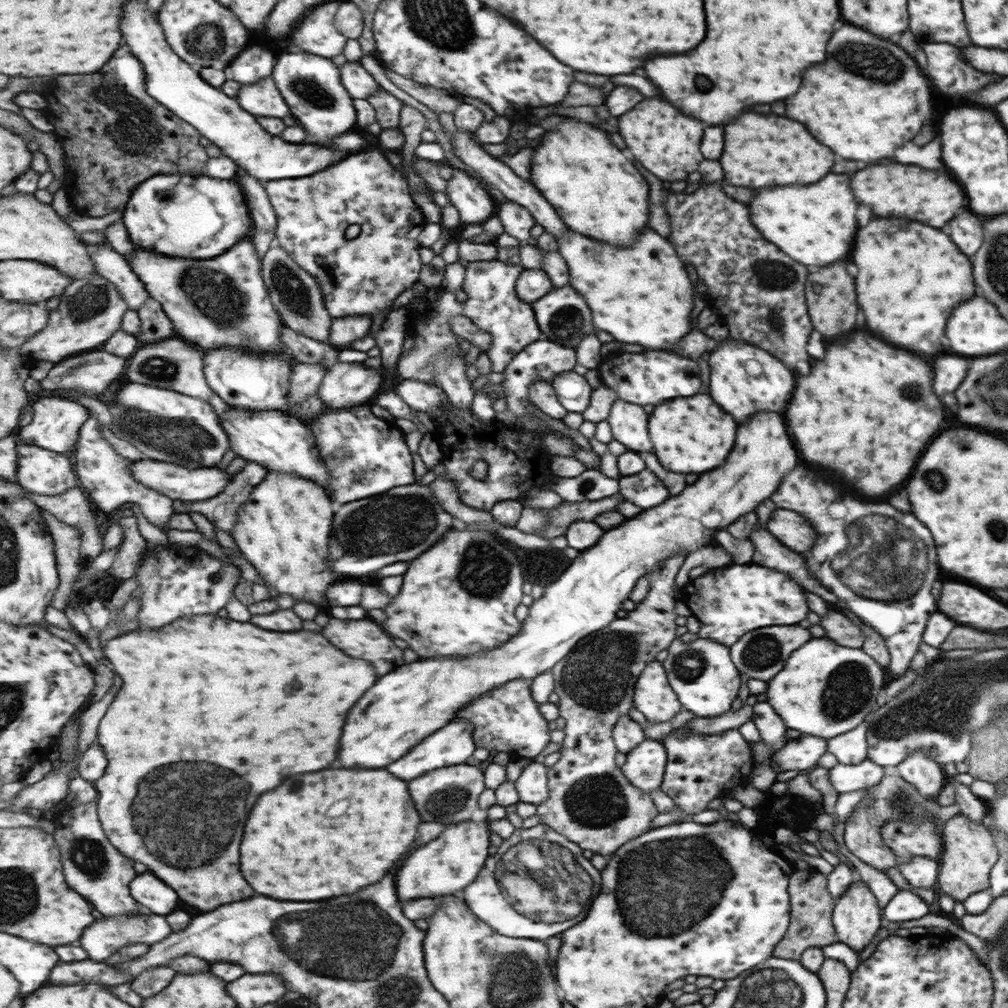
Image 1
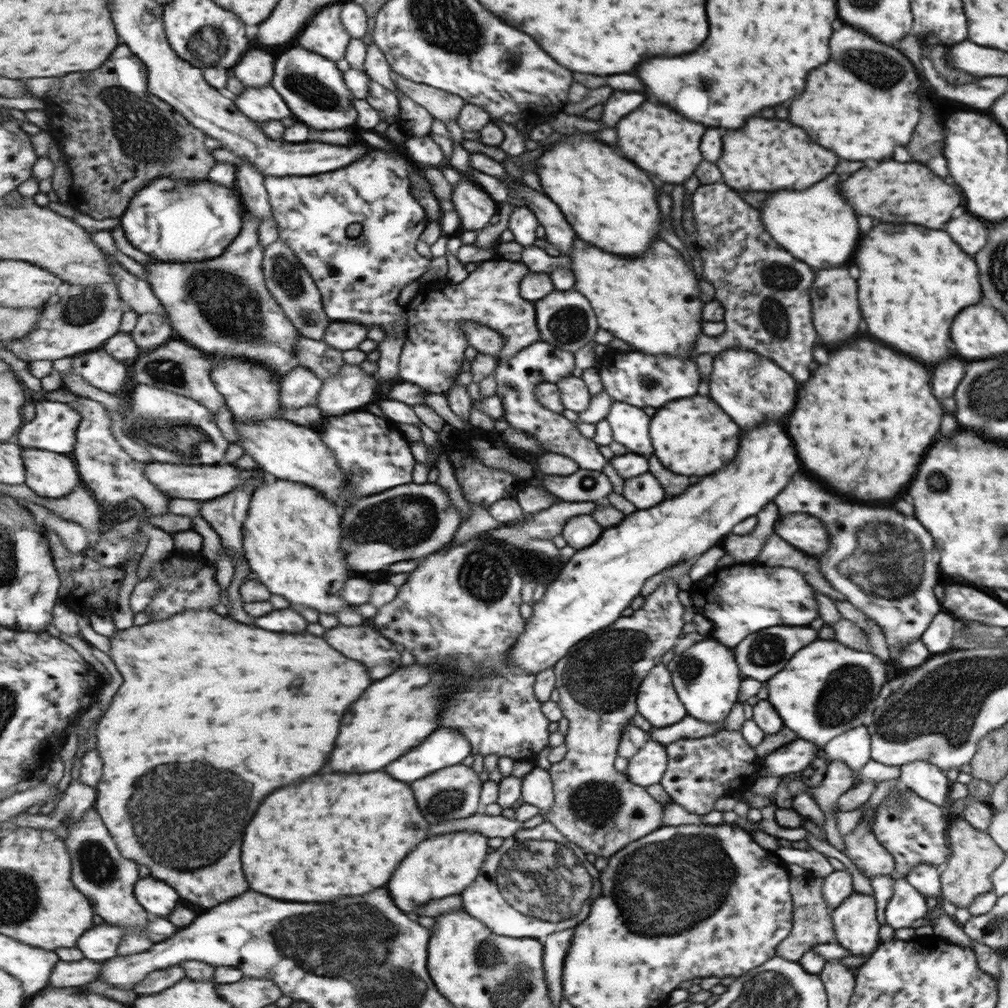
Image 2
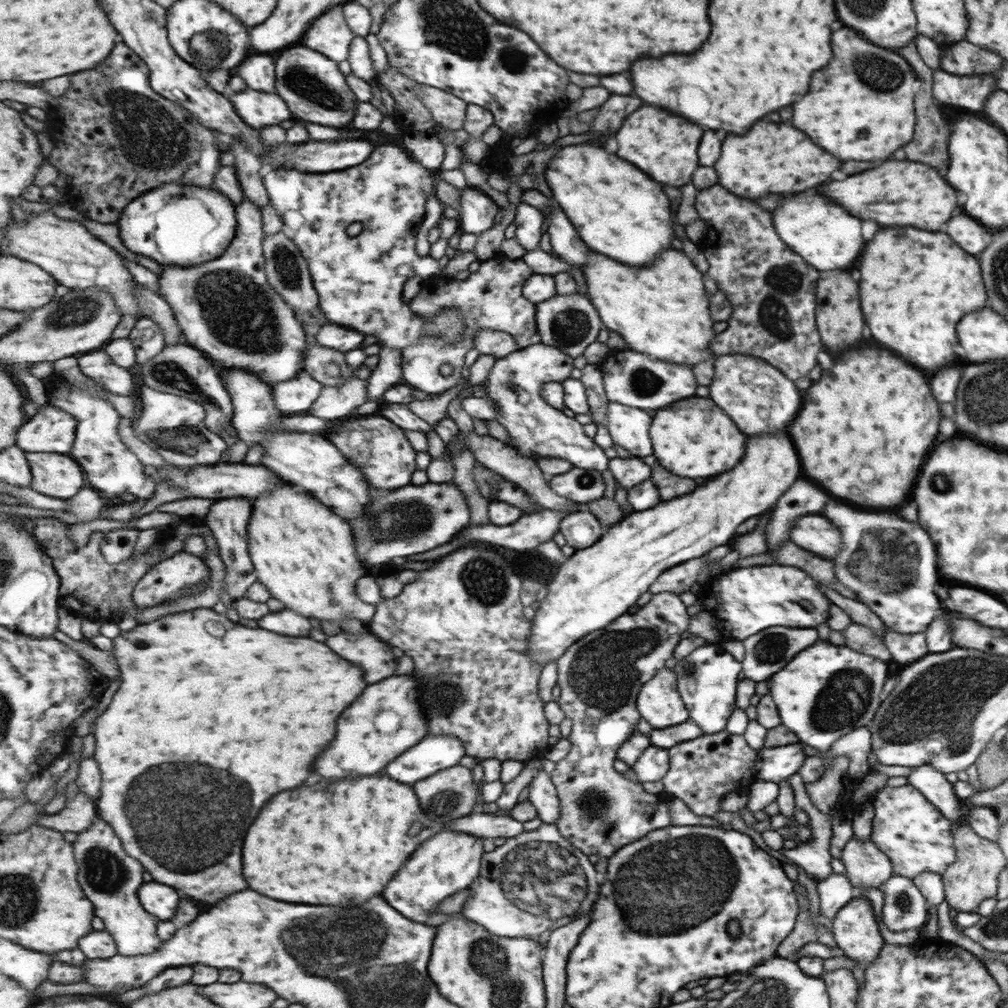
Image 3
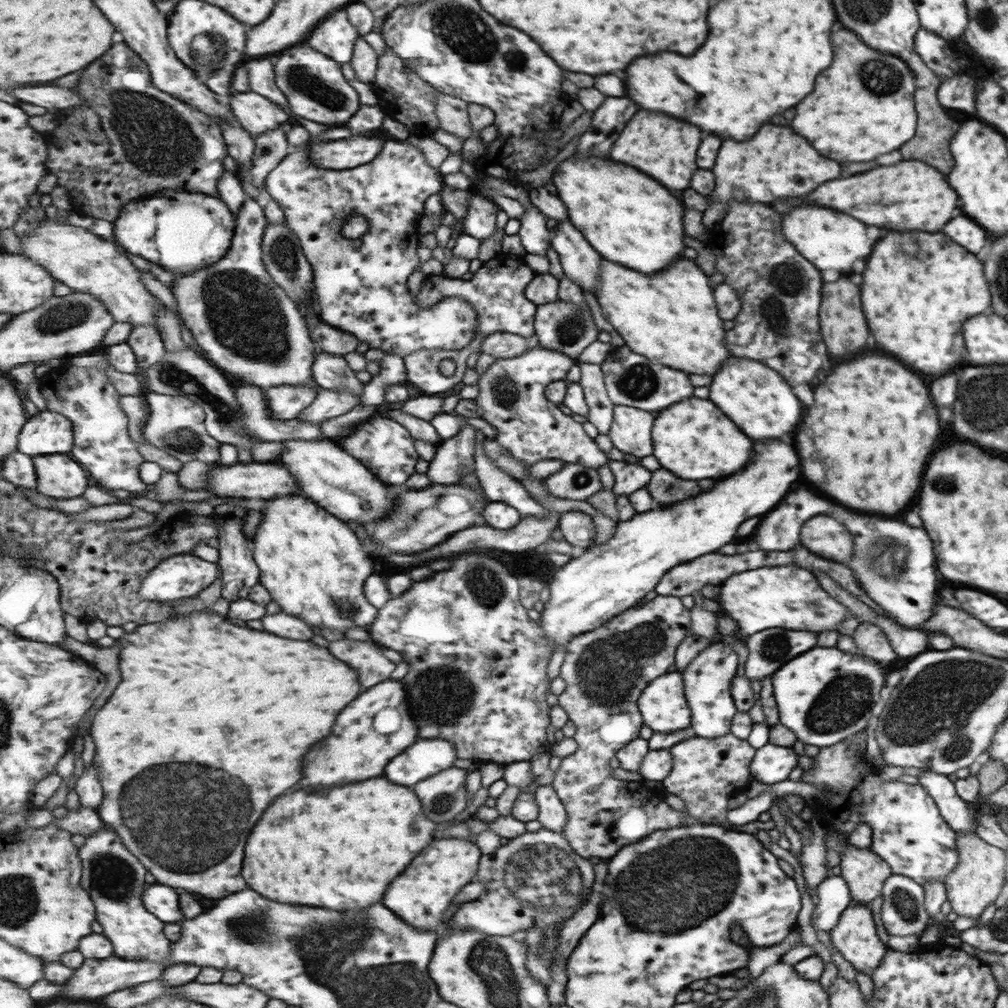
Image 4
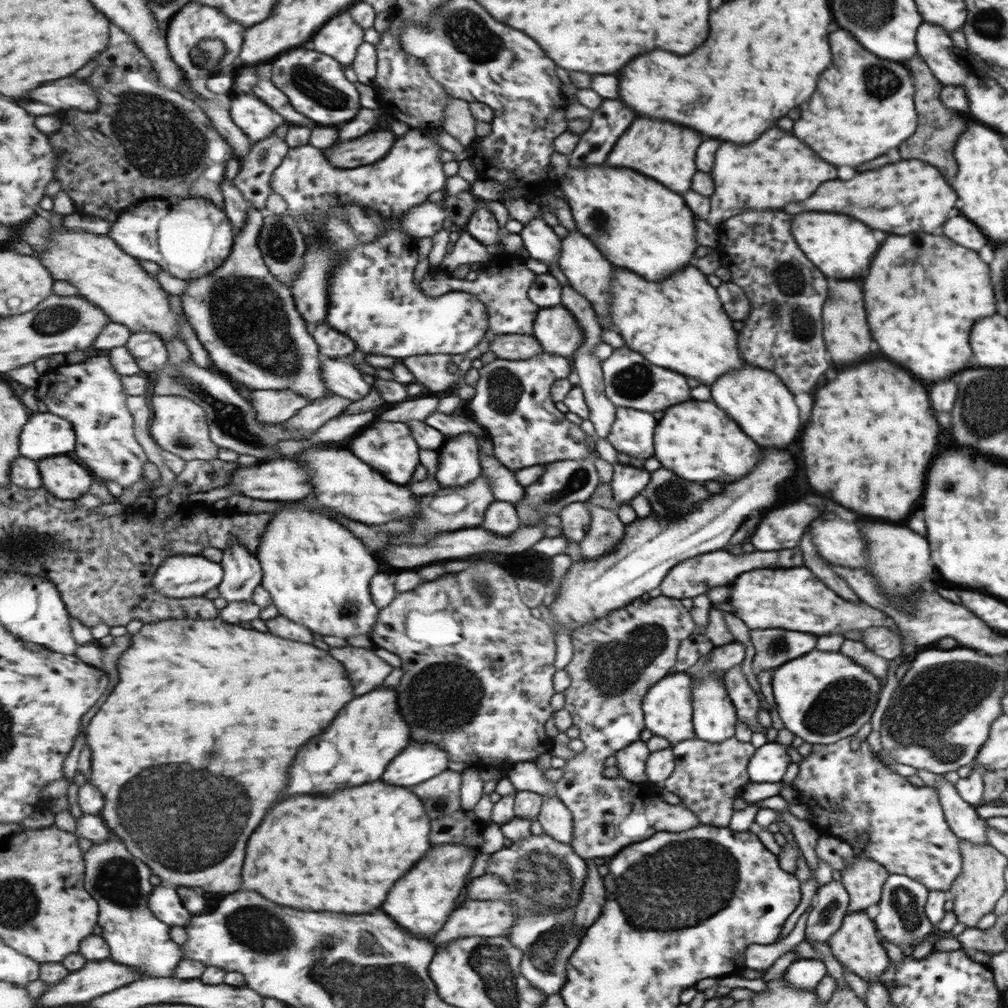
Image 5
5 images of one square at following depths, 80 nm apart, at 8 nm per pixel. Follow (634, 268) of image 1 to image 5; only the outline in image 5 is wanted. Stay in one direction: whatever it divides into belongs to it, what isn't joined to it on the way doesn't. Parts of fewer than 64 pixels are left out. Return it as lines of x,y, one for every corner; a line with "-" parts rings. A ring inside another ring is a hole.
613,266
609,290
610,299
608,307
609,315
611,315
611,323
613,323
613,327
617,329
617,333
621,335
621,338
625,340
624,346
627,344
625,347
627,347
628,350
636,351
638,354
643,355
645,359
655,366
665,366
667,370
677,370
677,374
685,374
685,376
697,378
697,380
703,382
703,384
711,384
711,382
715,382
721,374
743,366
744,359
742,356
739,358
740,350
735,348
735,338
739,340
739,336
737,336
735,330
731,328
731,322
733,322
733,320
727,318
728,314
725,310
721,310
721,304
719,304
719,300
717,300
717,296
715,296
715,288
707,284
705,276
703,276
697,268
689,266
689,270
681,270
681,274
673,274
673,278
667,278
665,282
647,282
647,280
643,280
641,276
629,272
629,270
621,270
621,268
615,268
615,266

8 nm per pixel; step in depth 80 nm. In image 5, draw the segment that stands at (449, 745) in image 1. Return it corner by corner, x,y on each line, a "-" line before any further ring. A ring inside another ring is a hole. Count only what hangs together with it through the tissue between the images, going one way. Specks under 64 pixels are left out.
413,744
385,772
385,782
397,786
417,786
449,768
449,751
437,744

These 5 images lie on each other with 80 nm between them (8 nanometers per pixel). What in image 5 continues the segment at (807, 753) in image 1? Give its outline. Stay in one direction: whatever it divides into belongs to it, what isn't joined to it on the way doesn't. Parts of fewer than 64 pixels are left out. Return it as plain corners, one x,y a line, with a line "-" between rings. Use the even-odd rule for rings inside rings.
774,741
760,746
748,762
749,780
754,783
778,783
785,777
785,769
792,762
784,745

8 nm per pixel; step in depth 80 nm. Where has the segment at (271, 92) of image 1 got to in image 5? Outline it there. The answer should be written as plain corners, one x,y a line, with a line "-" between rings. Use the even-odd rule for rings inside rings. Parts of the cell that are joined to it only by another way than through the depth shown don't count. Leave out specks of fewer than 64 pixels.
253,94
235,98
231,114
235,124
249,135
253,144
273,136
275,128
287,124
285,117
281,118
281,114
277,114
272,106
267,106
266,102
261,102
261,98

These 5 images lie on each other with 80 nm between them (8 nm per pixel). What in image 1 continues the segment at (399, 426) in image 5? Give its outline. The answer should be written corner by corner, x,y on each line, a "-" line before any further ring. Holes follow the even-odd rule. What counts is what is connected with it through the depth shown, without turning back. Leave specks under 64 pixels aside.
372,403
346,409
331,409
306,422
316,436
321,459
330,478
326,490
332,500
347,504
361,498
415,484
415,464
405,431
393,419
373,411

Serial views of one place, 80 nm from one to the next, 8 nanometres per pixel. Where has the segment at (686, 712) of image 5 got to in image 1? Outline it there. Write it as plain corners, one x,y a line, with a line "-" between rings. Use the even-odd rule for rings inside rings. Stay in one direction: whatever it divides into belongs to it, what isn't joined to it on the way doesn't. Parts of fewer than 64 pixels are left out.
659,660
653,662
653,666
649,666
649,670
645,670
645,674
641,674
641,682
637,682
637,706
634,707
649,722
671,721
680,712
681,703
671,690
664,668
661,668

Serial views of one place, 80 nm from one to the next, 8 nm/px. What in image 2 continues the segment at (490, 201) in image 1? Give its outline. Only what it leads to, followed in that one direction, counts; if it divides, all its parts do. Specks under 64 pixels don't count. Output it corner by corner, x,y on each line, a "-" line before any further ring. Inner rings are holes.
463,178
456,185
452,201
462,220
461,231
485,228
498,214
499,203
484,191
477,182

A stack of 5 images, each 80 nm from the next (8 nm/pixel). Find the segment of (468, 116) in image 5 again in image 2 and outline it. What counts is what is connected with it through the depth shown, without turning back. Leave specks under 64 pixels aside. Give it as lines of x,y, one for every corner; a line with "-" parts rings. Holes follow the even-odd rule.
394,73
392,77
402,92
411,97
417,104
424,106
435,119
443,123
449,122
449,120
457,122
461,116
461,110
467,103
459,95
409,80
400,74

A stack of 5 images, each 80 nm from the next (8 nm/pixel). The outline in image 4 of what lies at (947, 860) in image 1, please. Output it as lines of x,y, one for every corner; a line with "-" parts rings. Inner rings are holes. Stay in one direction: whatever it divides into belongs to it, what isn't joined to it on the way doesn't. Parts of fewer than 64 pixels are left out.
961,834
961,838
957,838
957,850
961,850
961,866
957,866
953,874
949,874
949,880
943,879
942,882
946,900
957,916
976,918
985,906
996,900
1004,886
1005,853
973,834

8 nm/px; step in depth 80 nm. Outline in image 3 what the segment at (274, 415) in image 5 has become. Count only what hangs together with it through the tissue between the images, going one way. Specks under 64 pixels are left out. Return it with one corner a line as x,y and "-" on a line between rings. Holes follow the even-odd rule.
305,371
299,378
273,386
278,409
287,417
309,411
324,388

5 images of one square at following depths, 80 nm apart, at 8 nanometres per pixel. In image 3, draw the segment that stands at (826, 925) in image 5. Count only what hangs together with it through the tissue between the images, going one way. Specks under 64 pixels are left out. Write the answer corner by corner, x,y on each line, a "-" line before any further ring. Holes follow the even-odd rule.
829,874
816,883
819,898
819,914
831,923
837,909
857,896
854,886
842,874

